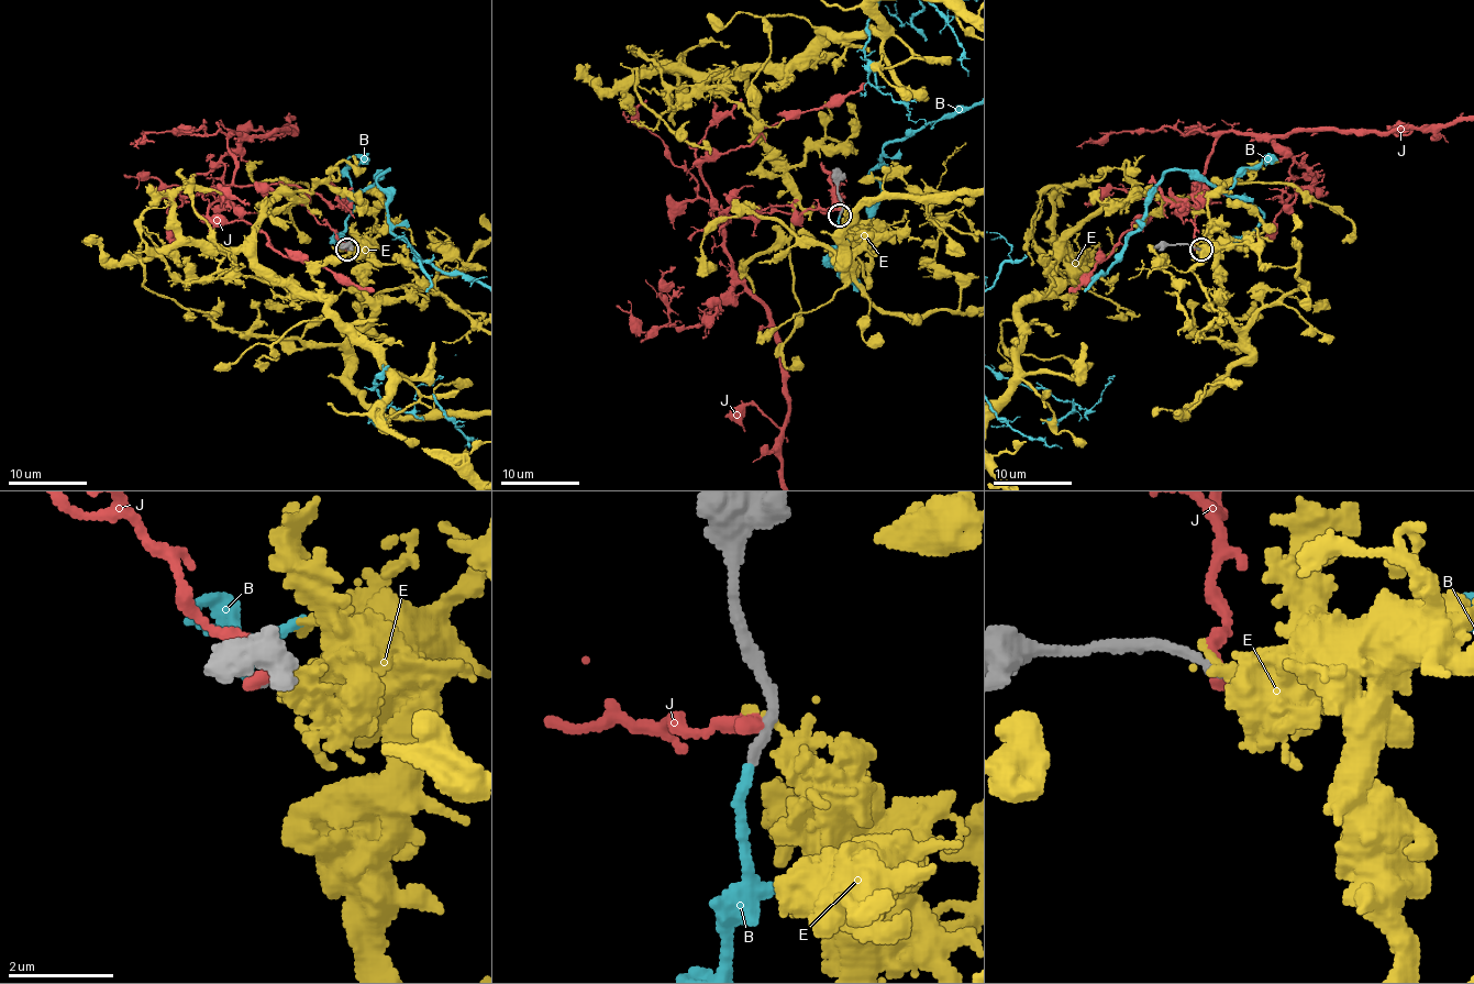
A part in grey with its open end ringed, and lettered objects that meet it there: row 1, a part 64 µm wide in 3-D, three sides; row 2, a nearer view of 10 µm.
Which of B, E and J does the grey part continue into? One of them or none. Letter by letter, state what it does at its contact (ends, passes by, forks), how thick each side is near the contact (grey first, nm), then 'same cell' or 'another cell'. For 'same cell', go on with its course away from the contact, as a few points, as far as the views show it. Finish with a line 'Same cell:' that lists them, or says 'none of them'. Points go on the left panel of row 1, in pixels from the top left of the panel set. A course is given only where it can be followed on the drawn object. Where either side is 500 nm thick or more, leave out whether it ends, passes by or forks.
B: it ends there; 200 nm thick on the grey side, 200 nm on the other; same cell
E: it ends there; 260 nm thick on the grey side, 280 nm on the other; another cell
J: it ends there; 240 nm thick on the grey side, 260 nm on the other; another cell
Same cell: B

